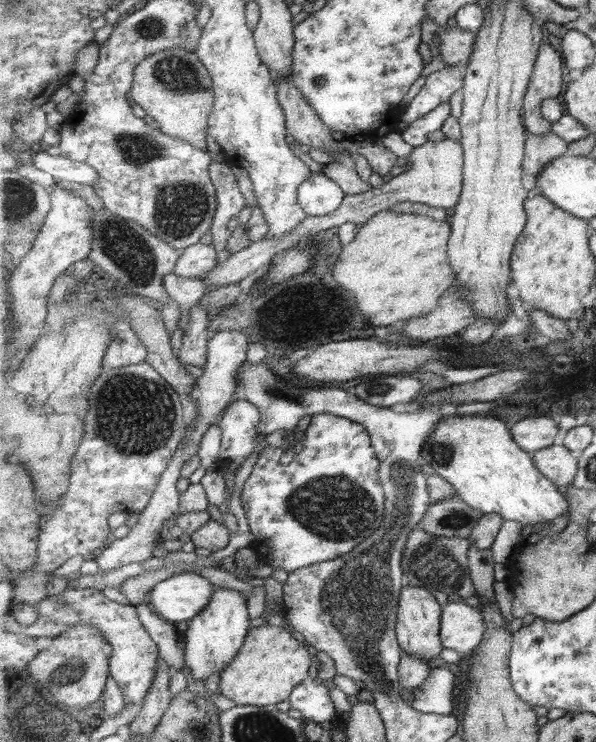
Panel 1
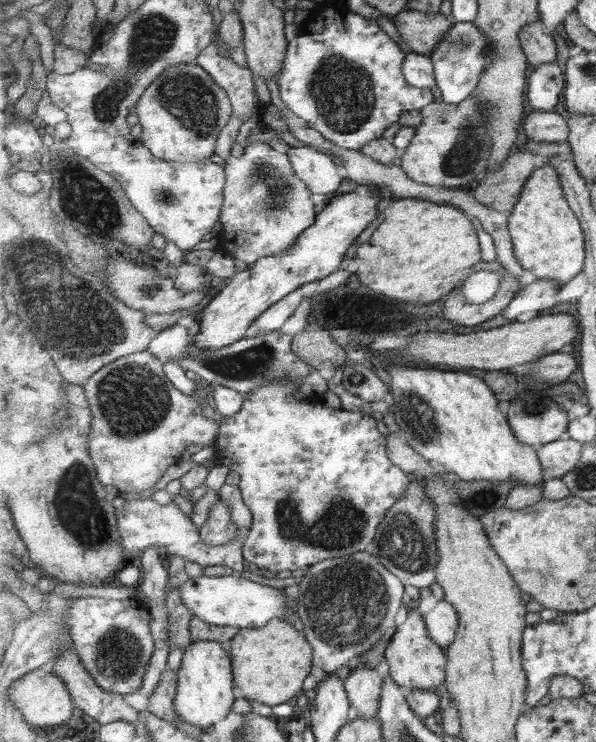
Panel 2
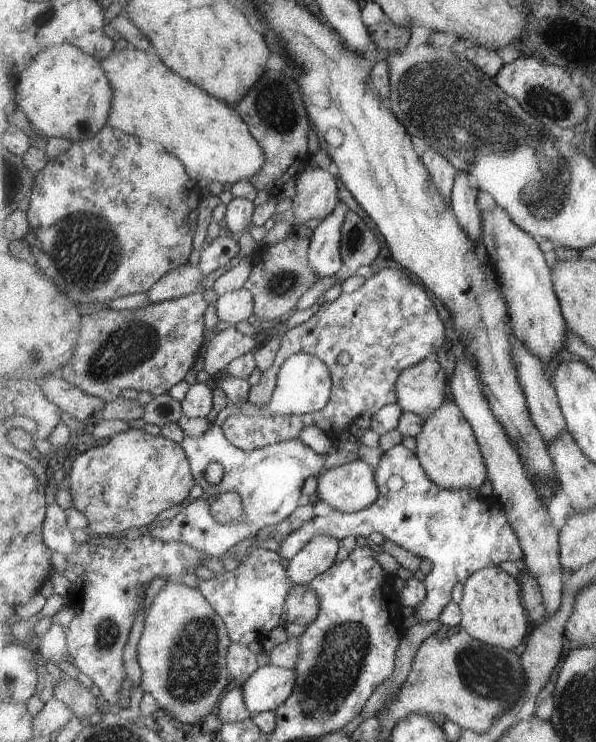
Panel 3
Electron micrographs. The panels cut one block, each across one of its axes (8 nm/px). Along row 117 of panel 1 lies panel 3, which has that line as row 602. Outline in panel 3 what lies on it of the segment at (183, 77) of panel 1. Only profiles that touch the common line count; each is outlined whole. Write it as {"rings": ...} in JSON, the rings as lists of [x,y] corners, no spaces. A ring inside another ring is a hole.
{"rings":[[[178,581],[166,583],[152,600],[149,612],[144,620],[144,630],[137,645],[138,664],[140,665],[140,668],[143,669],[143,672],[145,672],[143,682],[141,682],[141,684],[143,684],[143,690],[149,692],[149,694],[153,694],[157,699],[160,708],[165,710],[171,718],[175,718],[178,722],[188,725],[202,722],[204,718],[207,718],[207,716],[211,714],[211,712],[214,712],[227,690],[230,689],[229,682],[231,681],[231,678],[227,666],[227,654],[231,644],[232,638],[230,637],[229,632],[227,632],[226,623],[223,618],[215,612],[214,606],[211,606],[211,603],[207,600],[206,595],[204,595],[201,590],[189,588],[189,586]]]}

